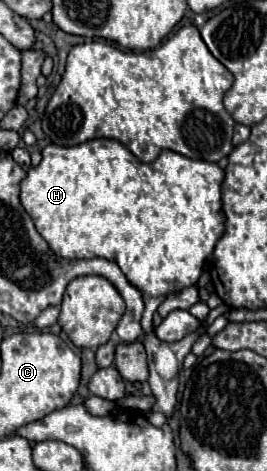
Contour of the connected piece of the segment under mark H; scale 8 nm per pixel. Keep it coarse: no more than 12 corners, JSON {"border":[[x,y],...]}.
{"border":[[48,145],[20,201],[146,329],[226,233],[218,163]]}

